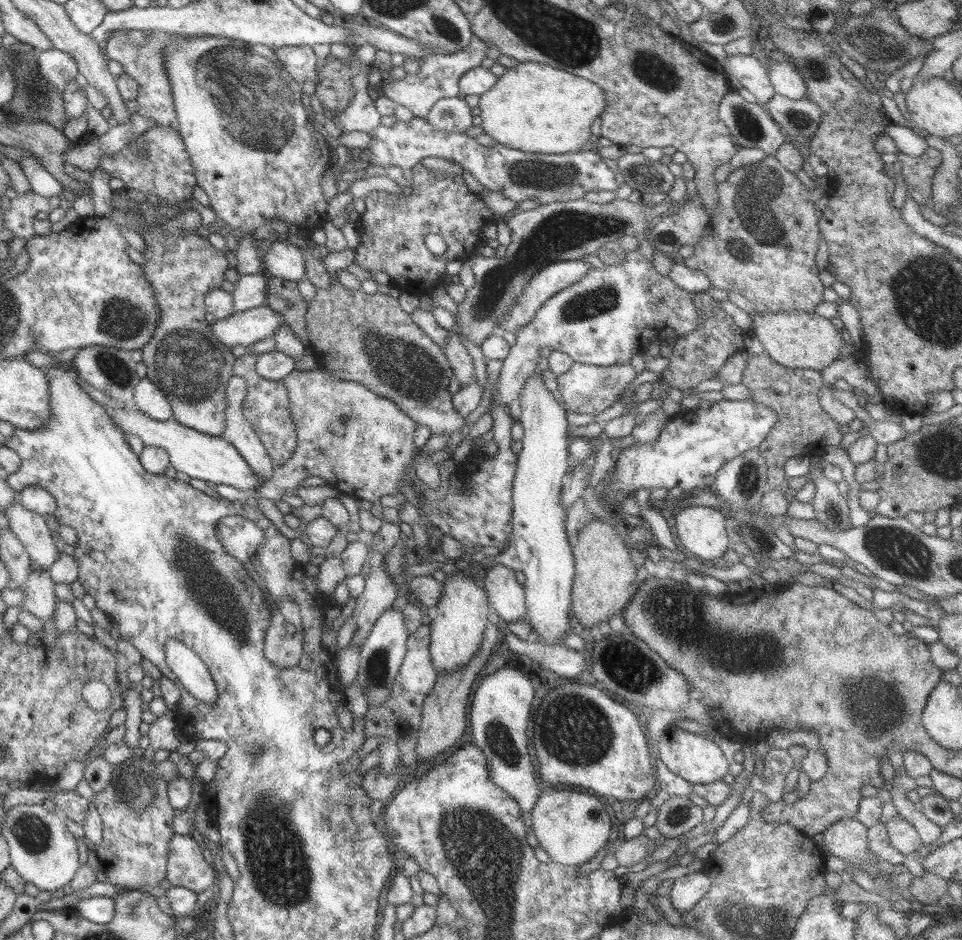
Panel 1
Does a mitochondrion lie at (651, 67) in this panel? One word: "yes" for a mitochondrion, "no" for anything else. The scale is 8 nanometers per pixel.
yes

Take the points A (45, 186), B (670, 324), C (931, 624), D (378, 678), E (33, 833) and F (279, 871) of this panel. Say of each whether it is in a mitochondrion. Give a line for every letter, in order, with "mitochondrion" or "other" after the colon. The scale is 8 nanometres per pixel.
A: other
B: other
C: other
D: mitochondrion
E: mitochondrion
F: mitochondrion

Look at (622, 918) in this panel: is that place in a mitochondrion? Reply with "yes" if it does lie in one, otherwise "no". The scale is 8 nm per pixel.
no

